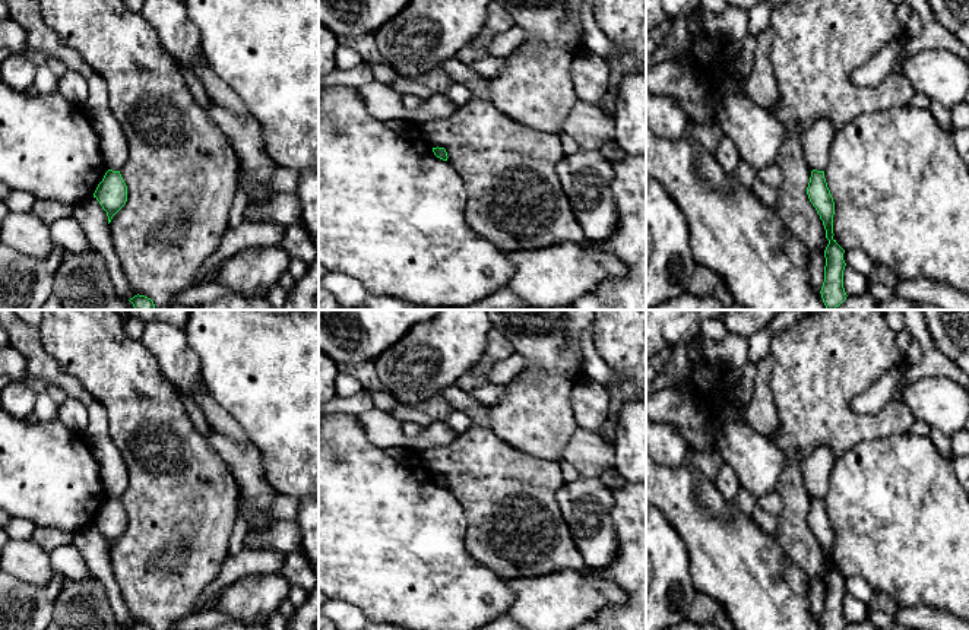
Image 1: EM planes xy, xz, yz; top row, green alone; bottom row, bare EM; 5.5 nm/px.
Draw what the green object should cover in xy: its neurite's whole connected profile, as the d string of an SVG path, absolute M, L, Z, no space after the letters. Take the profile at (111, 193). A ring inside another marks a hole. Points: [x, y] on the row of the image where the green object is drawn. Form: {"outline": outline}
{"outline": "M108 170L102 181L98 184L94 197L99 202L102 209L107 212L108 224L110 224L113 216L127 202L127 186L120 171Z"}

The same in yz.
{"outline": "M811 171L807 194L823 221L826 238L829 240L824 250L824 282L820 294L826 308L835 310L848 297L843 288L843 270L846 263L843 260L845 250L833 238L835 202L826 183L824 171Z"}

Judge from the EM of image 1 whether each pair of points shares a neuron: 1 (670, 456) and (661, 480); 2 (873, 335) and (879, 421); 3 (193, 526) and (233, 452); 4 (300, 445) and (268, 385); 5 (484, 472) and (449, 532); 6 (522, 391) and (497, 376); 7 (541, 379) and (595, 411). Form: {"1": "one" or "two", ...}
{"1": "two", "2": "one", "3": "two", "4": "one", "5": "two", "6": "two", "7": "two"}

